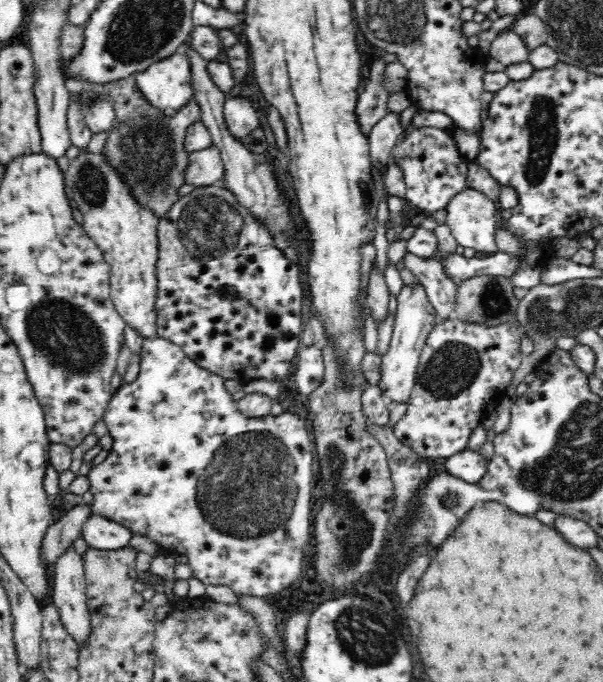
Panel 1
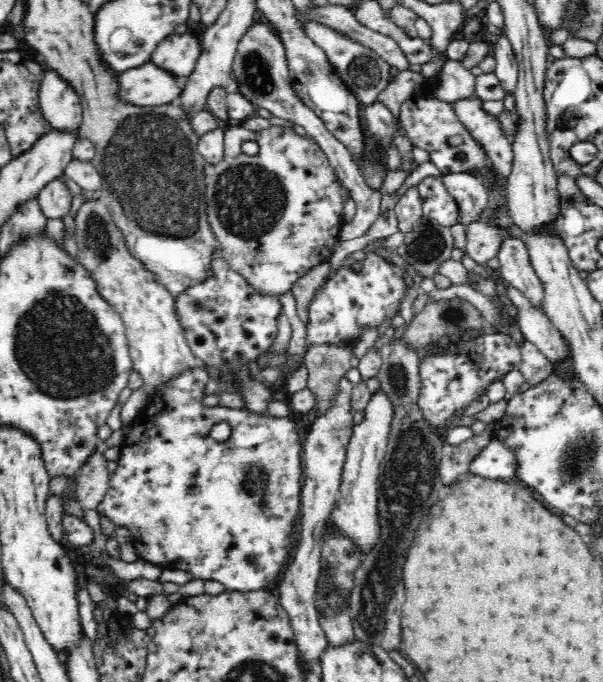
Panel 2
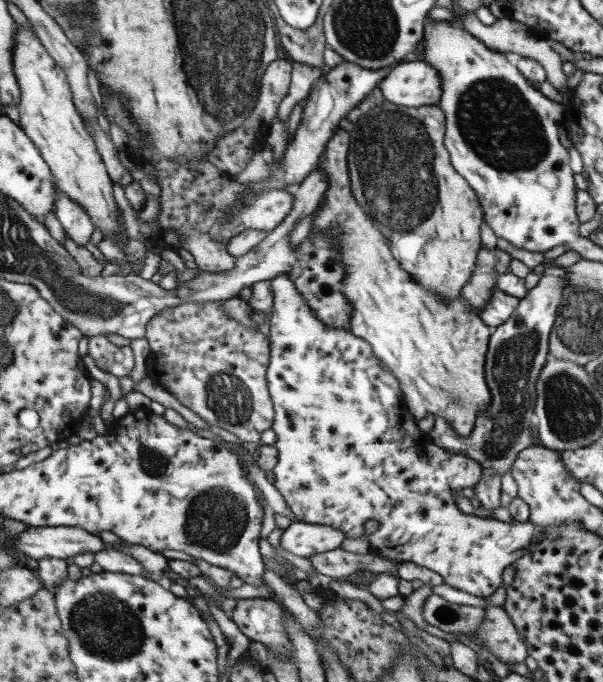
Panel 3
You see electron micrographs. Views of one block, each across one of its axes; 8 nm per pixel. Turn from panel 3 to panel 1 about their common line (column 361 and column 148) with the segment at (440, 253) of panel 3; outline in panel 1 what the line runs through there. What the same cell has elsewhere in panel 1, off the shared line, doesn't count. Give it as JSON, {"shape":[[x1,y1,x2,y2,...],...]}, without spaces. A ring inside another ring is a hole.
{"shape":[[191,100,182,108,178,108,178,111,164,112,161,117,140,115,118,121,117,125,107,132,107,138,101,153,105,162,108,162,110,169,118,175,127,189,131,190,129,193,138,203,138,206,151,210,159,220,174,206,174,203,184,196,180,192,180,188,187,184,187,171,191,164,190,157,188,157,191,152,184,146,186,130,191,124,200,120,200,109,198,109,196,102]]}

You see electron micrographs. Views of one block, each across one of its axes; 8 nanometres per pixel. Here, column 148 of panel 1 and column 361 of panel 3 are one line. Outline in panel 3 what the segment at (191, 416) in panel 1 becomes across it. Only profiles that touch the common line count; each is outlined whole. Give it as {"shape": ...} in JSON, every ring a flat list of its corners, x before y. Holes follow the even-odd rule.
{"shape":[[281,274,270,278,270,288,272,289,272,310,268,320,269,356,266,368,266,385,274,410,270,428,275,433,276,440,272,446,275,446,277,450,277,461,270,471,273,472,273,486,280,492,287,508,293,513,293,521,331,526,331,528,343,532,346,539,361,539,362,536,365,536,365,532,363,532,365,522,374,520,377,522,377,530,367,534,365,540,377,556,396,562,413,562,413,564,418,564,437,573,443,578,443,584,447,584,451,588,472,596,489,598,502,584,503,569,517,558,521,558,521,554,525,554,537,542,543,540,543,528,535,526,529,521,505,523,494,519,479,519,474,515,463,514,461,510,458,510,453,499,453,492,458,492,461,488,475,486,483,472,482,466,468,456,456,455,447,452,444,448,439,448,433,444,428,432,421,431,417,427,415,419,404,403,398,380,389,369,384,370,379,365,380,361,373,356,370,346,363,339,353,336,349,330,325,326,311,313,311,309,293,288,293,283,287,276]]}

